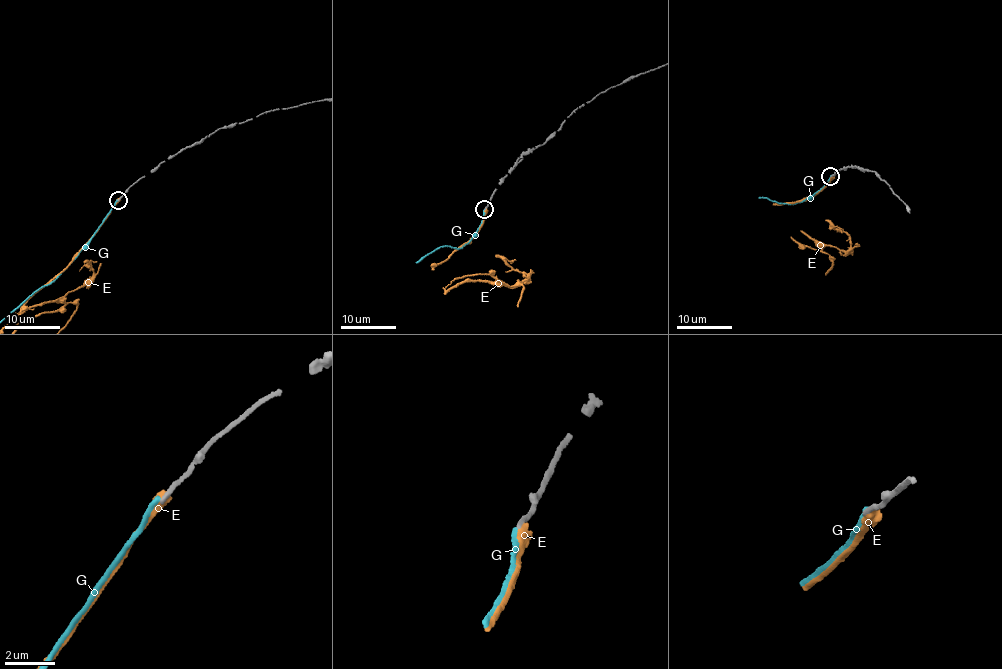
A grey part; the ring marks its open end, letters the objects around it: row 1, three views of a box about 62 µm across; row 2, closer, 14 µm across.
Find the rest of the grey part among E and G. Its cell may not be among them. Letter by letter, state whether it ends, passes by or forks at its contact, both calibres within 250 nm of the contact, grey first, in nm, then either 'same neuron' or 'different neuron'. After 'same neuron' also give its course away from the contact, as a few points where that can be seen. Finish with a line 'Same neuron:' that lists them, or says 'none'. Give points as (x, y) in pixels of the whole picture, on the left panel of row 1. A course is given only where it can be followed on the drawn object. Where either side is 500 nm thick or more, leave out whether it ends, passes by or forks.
E: it ends | 190/460 nm | different neuron
G: it ends | 160/190 nm | different neuron
Same neuron: none

